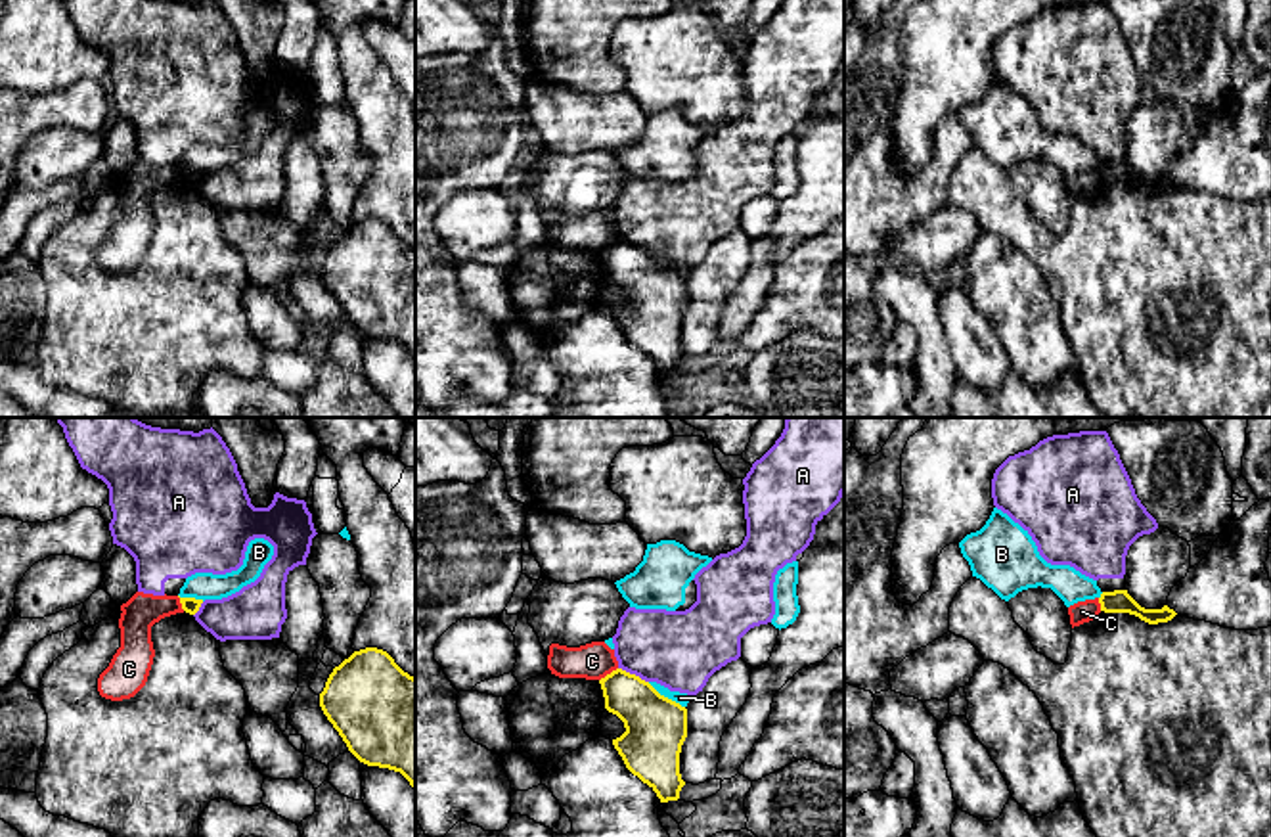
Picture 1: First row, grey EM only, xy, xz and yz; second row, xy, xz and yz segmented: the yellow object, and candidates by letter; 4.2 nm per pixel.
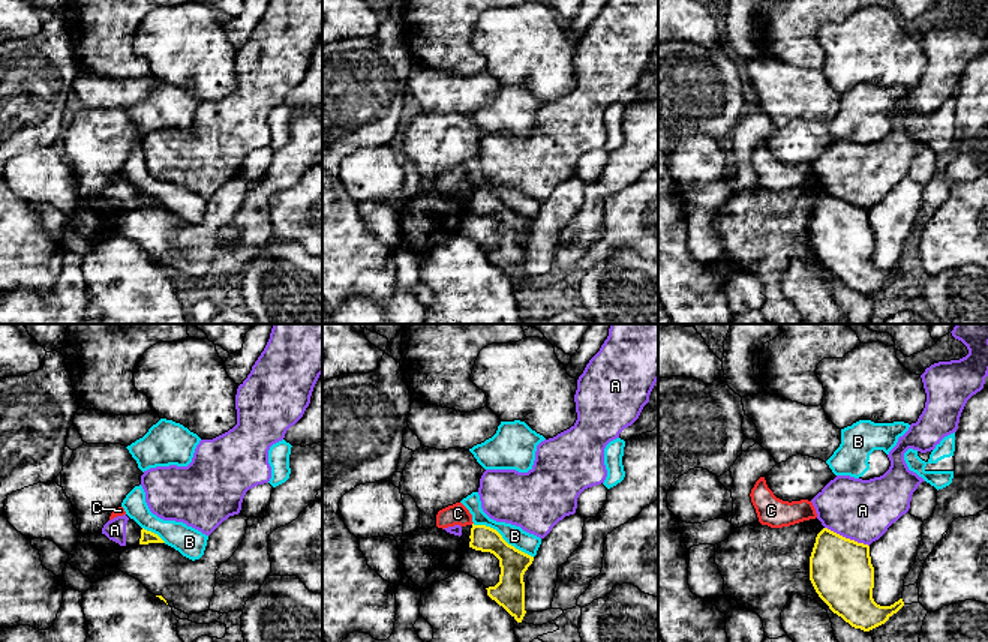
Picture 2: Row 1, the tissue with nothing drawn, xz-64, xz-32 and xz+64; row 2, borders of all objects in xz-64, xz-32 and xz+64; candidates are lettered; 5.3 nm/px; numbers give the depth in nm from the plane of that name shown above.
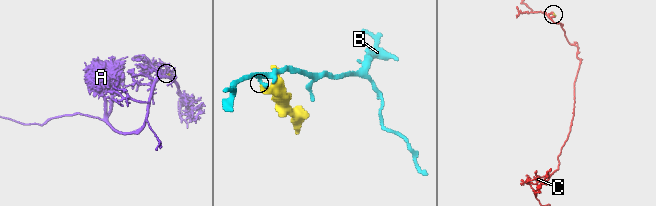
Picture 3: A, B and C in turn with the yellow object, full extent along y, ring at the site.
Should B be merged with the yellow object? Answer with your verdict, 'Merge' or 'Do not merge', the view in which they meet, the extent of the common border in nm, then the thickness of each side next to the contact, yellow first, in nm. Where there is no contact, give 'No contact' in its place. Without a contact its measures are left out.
Do not merge. Touches yellow in xz. Shared border 190 nm. Thickness 260 nm (yellow) against 50 nm

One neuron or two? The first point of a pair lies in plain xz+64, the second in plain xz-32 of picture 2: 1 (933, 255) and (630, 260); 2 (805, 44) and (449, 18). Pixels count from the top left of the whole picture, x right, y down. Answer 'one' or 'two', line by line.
1: two
2: one

